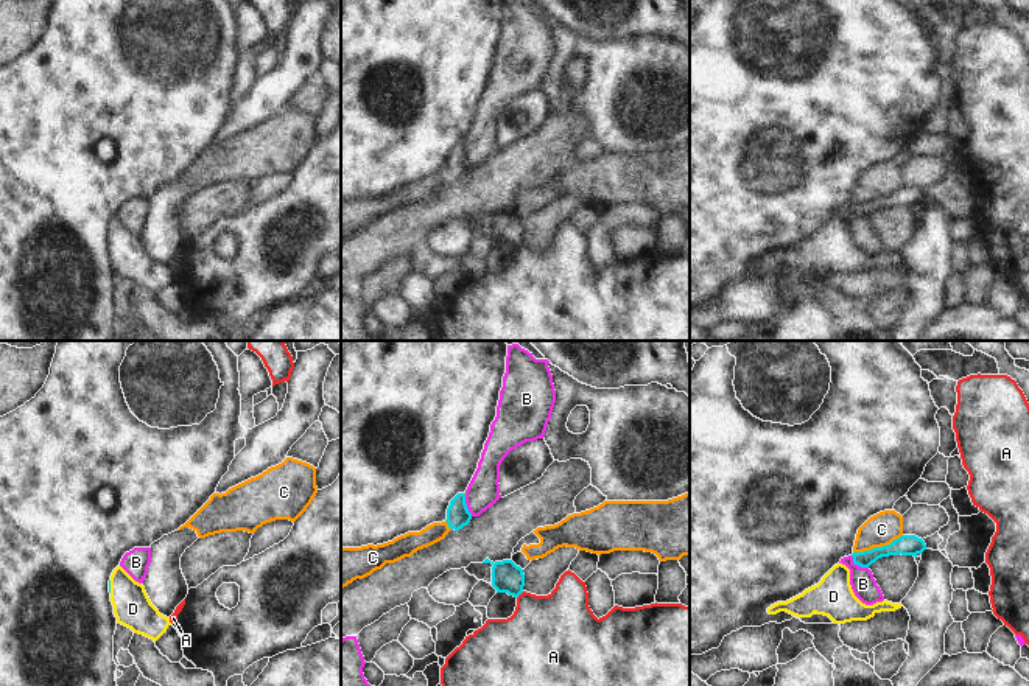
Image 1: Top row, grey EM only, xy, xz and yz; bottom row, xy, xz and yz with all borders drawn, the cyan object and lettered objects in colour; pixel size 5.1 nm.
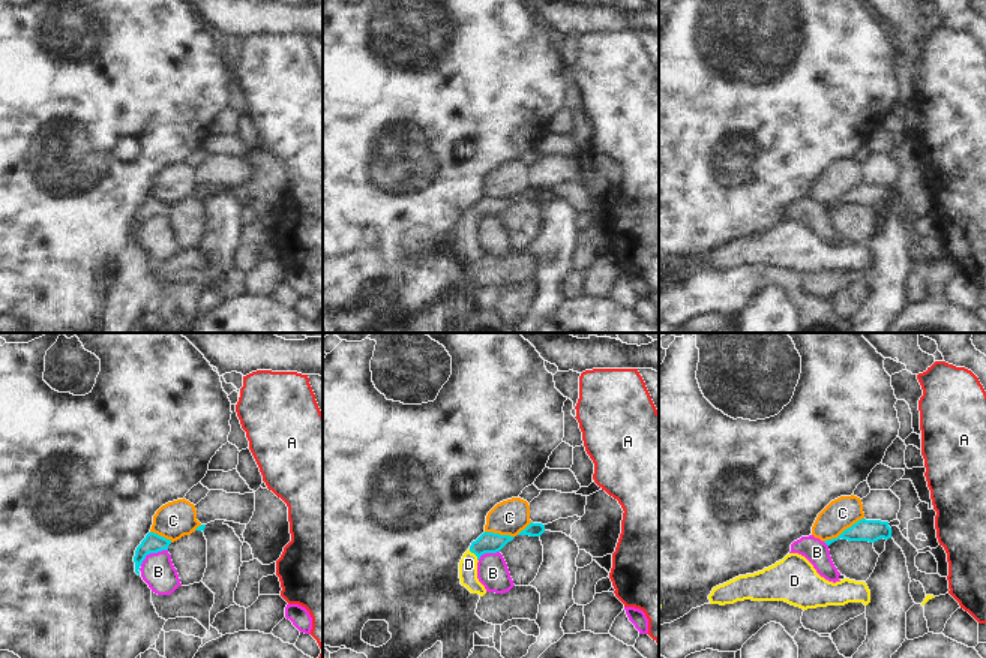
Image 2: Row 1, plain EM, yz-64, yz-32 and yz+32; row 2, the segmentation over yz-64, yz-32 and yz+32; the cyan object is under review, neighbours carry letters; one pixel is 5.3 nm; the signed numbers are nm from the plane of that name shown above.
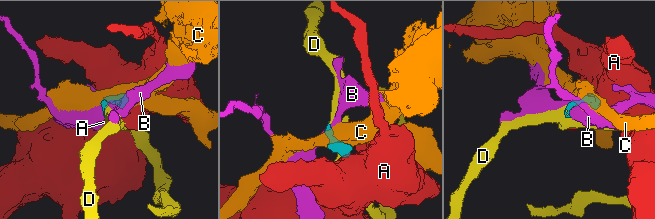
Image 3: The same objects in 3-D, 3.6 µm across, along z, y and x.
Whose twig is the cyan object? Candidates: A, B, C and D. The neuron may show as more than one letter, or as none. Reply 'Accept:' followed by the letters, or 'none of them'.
Accept: D

